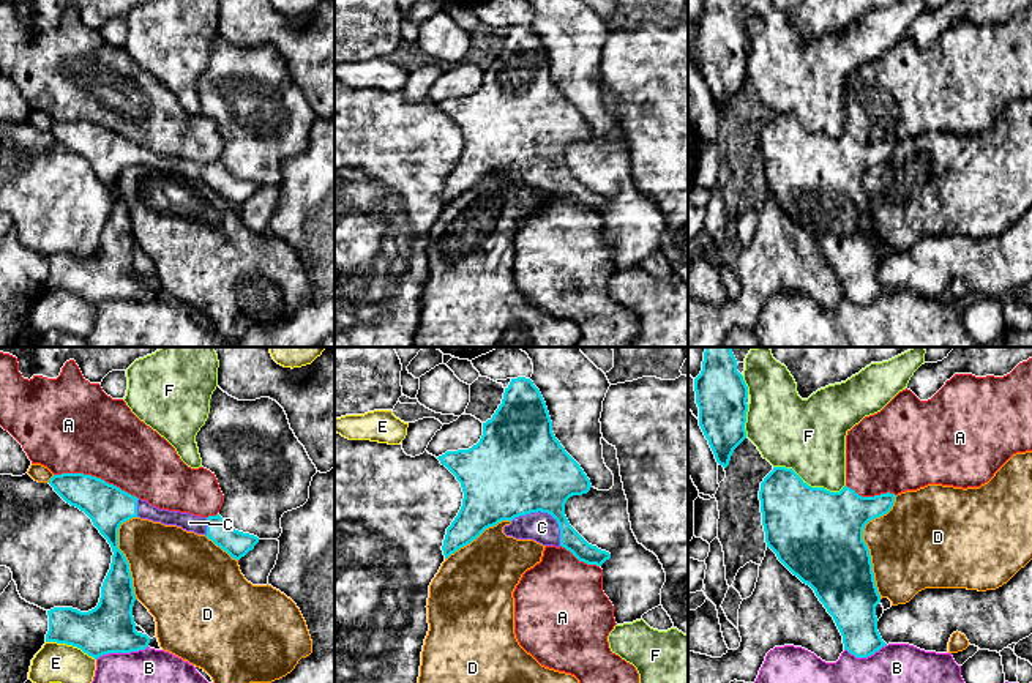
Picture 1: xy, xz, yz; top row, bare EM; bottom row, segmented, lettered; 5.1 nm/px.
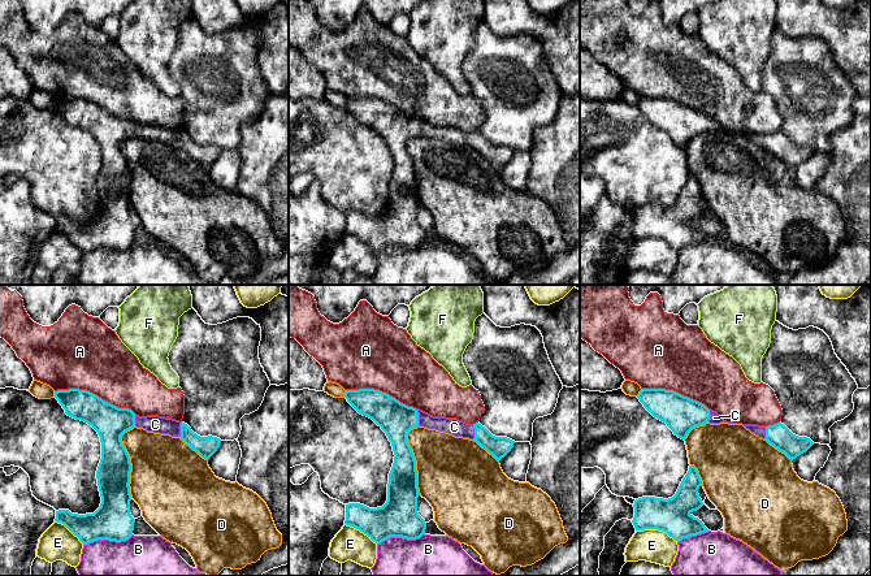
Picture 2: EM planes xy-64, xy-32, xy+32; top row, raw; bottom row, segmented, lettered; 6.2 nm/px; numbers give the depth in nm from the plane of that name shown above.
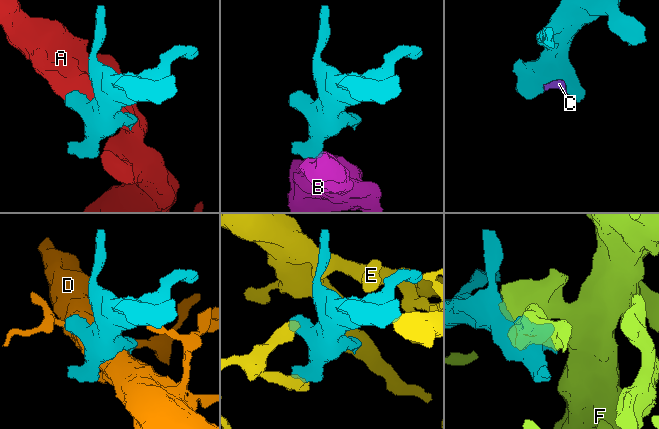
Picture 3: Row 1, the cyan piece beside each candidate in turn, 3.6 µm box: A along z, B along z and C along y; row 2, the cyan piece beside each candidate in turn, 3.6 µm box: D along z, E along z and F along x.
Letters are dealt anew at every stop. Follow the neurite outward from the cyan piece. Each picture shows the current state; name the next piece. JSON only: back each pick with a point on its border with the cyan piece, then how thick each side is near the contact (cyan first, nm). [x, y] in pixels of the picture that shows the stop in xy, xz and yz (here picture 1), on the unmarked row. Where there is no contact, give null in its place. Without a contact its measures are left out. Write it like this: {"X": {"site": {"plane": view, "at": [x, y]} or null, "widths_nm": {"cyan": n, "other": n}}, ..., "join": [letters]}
{"C": {"site": {"plane": "xz", "at": [545, 158]}, "widths_nm": {"cyan": 460, "other": 160}}, "join": ["C"]}

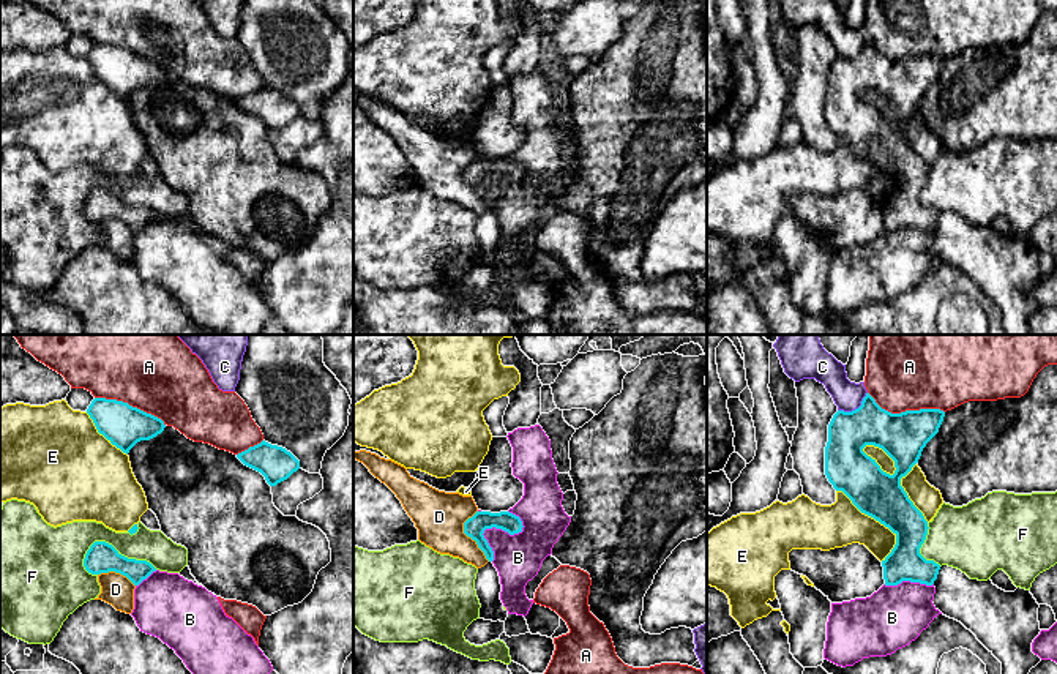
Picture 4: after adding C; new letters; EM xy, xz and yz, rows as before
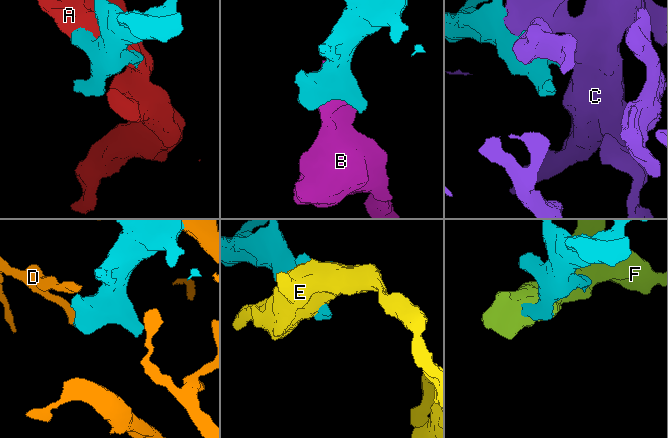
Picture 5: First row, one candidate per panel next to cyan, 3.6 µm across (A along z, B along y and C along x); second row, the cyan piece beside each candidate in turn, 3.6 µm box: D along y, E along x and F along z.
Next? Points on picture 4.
{"join": []}

